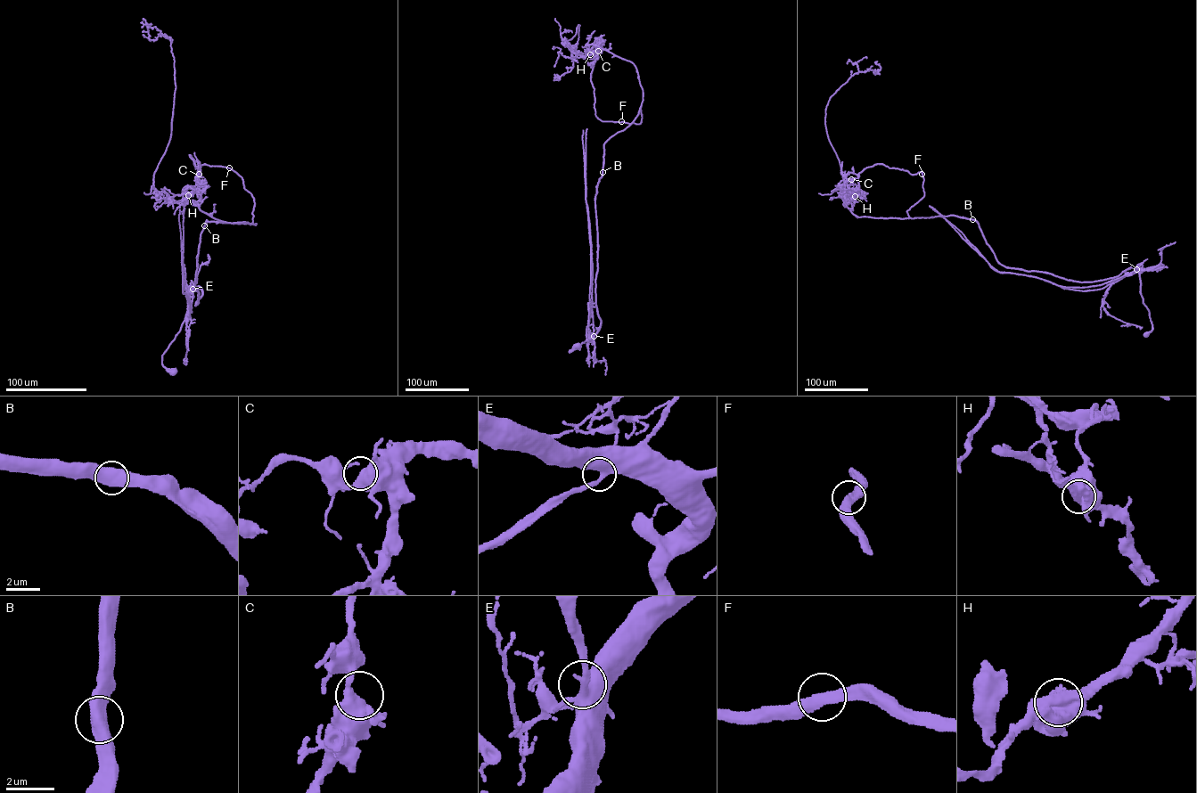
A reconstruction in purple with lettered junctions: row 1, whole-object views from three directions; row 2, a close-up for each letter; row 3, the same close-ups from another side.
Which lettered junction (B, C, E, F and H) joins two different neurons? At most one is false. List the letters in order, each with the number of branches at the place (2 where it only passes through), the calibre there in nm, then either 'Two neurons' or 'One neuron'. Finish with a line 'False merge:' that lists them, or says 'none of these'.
B: Branches: 2. Thickness 600 nm. One neuron
C: Branches: 2. Thickness 550 nm. One neuron
E: Branches: 2. Thickness 460 nm. One neuron
F: Branches: 2. Thickness 400 nm. One neuron
H: Branches: 1. Thickness 950 nm. Two neurons
False merge: H

